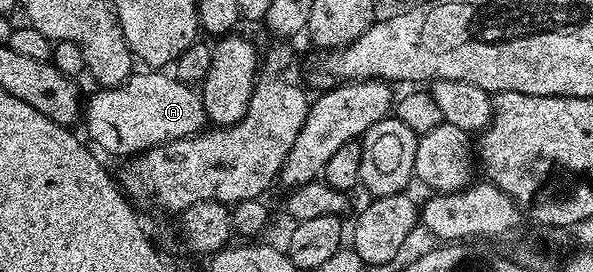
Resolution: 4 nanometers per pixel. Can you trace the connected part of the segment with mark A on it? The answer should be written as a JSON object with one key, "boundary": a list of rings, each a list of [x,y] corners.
{"boundary":[[[166,71],[142,72],[146,73],[135,72],[119,89],[99,88],[98,105],[94,105],[94,113],[90,113],[90,117],[102,117],[102,121],[110,121],[109,126],[118,125],[118,133],[122,133],[122,149],[129,149],[132,155],[142,155],[156,145],[190,139],[207,128],[205,125],[208,125],[208,118],[201,96],[191,86]]]}

